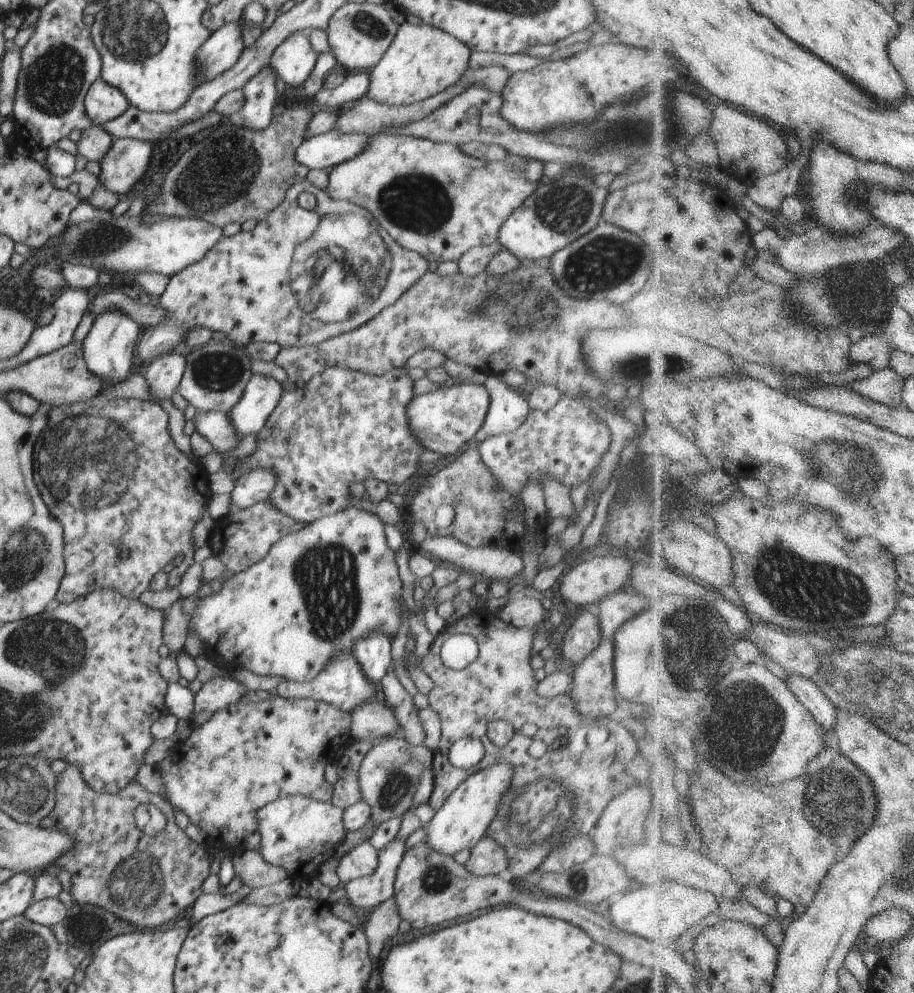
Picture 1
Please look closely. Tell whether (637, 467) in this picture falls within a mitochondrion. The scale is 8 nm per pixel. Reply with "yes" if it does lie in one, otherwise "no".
no

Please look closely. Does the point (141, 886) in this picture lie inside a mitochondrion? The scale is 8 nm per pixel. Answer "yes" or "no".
yes

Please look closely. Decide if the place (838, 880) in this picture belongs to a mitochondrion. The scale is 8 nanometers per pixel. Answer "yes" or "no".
no

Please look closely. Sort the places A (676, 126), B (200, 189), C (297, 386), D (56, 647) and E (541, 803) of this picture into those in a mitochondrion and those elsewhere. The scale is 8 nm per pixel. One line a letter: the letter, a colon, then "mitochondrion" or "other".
A: mitochondrion
B: mitochondrion
C: other
D: mitochondrion
E: mitochondrion

